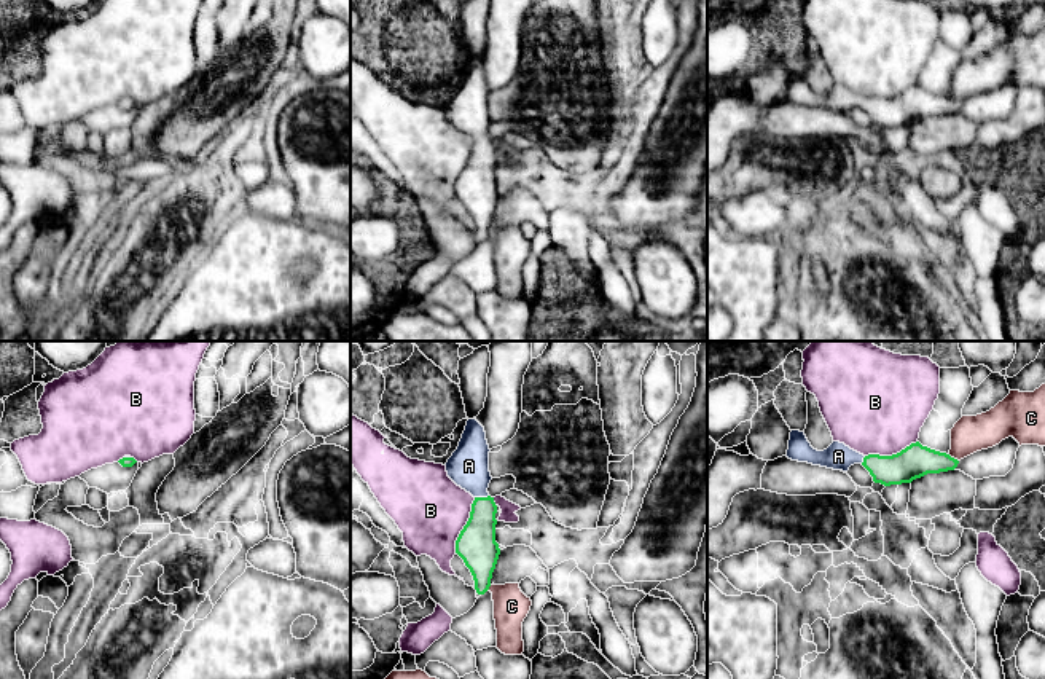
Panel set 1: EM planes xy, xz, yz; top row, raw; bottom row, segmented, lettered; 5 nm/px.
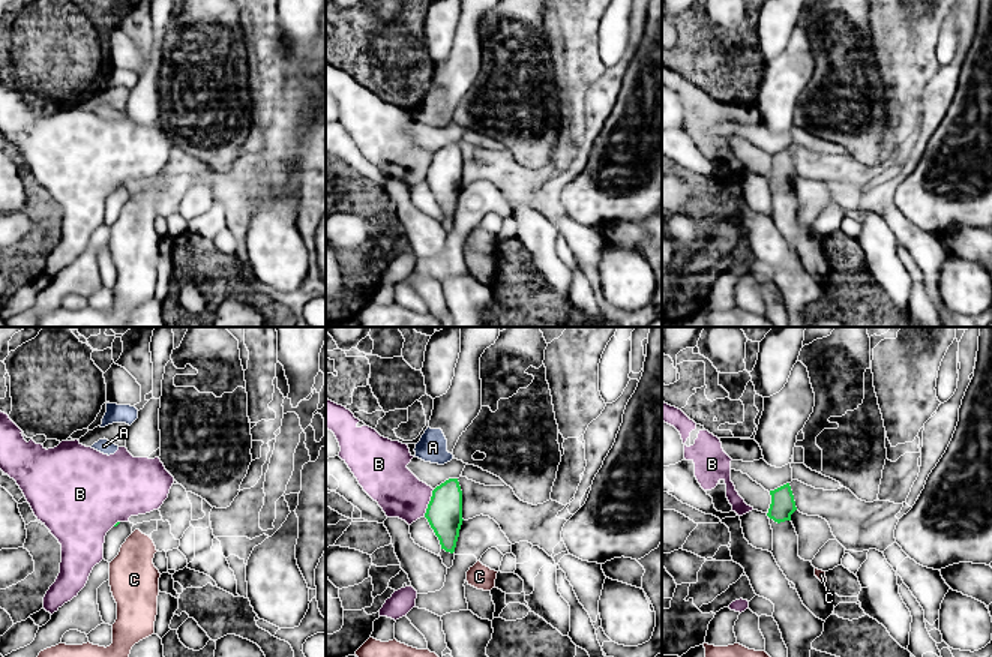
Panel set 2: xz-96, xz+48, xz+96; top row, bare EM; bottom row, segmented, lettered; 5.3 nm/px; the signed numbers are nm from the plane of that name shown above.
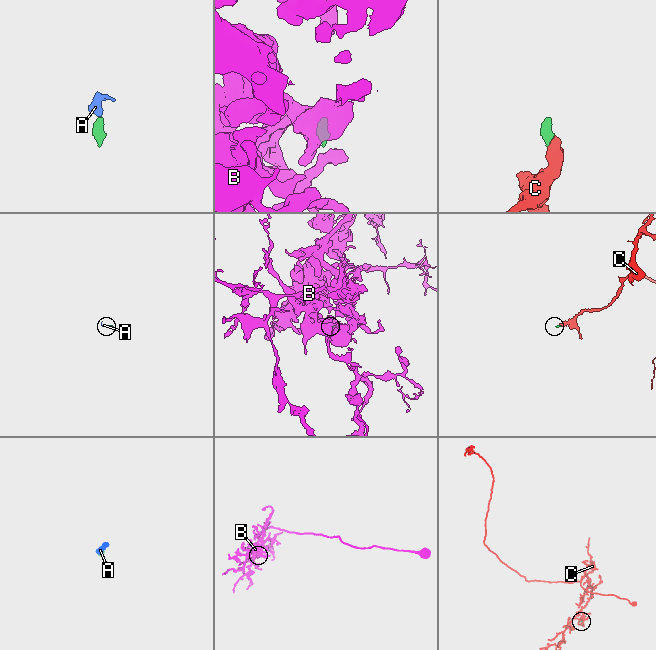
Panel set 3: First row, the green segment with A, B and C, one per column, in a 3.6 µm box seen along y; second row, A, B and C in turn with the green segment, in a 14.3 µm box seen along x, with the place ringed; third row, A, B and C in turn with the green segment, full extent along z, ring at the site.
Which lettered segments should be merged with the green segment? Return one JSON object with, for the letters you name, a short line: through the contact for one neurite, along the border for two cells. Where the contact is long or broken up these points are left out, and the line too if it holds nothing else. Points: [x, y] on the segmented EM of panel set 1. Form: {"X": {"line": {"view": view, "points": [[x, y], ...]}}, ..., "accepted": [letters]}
{"A": {"line": {"view": "xz", "points": [[477, 545], [481, 526], [481, 498], [469, 466]]}}, "accepted": ["A"]}

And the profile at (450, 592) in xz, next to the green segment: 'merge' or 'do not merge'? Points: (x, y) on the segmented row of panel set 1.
do not merge

